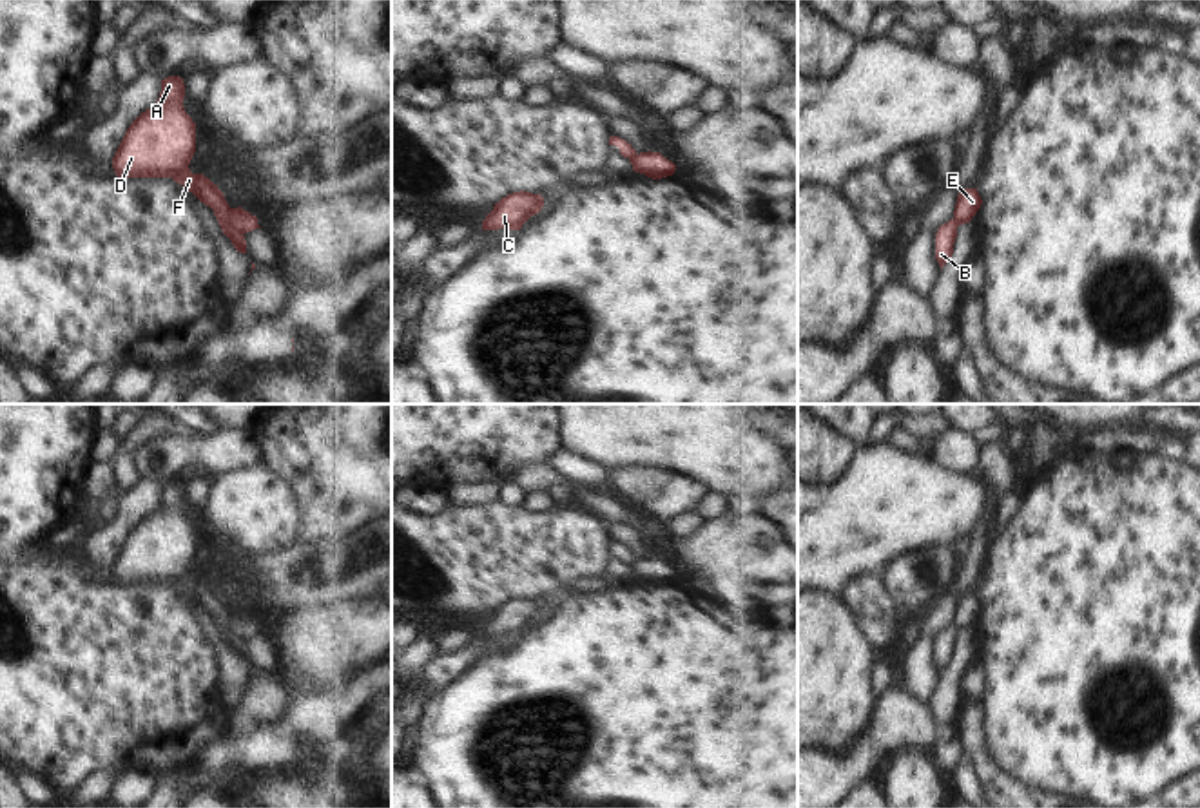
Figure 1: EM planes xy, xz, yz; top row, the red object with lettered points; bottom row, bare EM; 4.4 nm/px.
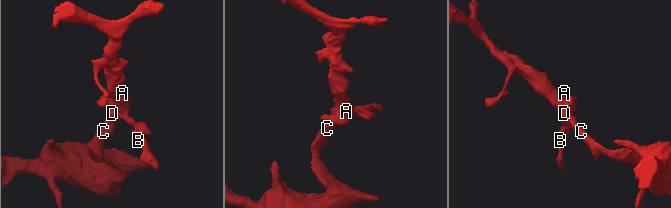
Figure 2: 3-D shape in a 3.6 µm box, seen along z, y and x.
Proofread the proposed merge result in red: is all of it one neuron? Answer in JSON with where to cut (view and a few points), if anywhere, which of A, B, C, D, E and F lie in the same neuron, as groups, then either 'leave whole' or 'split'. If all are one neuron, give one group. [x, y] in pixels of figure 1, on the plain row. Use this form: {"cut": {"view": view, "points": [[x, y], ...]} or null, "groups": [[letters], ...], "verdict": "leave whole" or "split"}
{"cut": {"view": "xy", "points": [[214, 618], [241, 640]]}, "groups": [["A", "C", "D", "E", "F"], ["B"]], "verdict": "split"}

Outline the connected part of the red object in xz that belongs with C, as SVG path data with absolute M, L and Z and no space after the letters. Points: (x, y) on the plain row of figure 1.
M513 598L495 609L493 616L482 627L482 636L520 636L522 630L544 612L544 603L531 598Z

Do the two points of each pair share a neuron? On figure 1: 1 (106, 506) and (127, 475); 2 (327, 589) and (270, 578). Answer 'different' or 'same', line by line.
1: same
2: same

